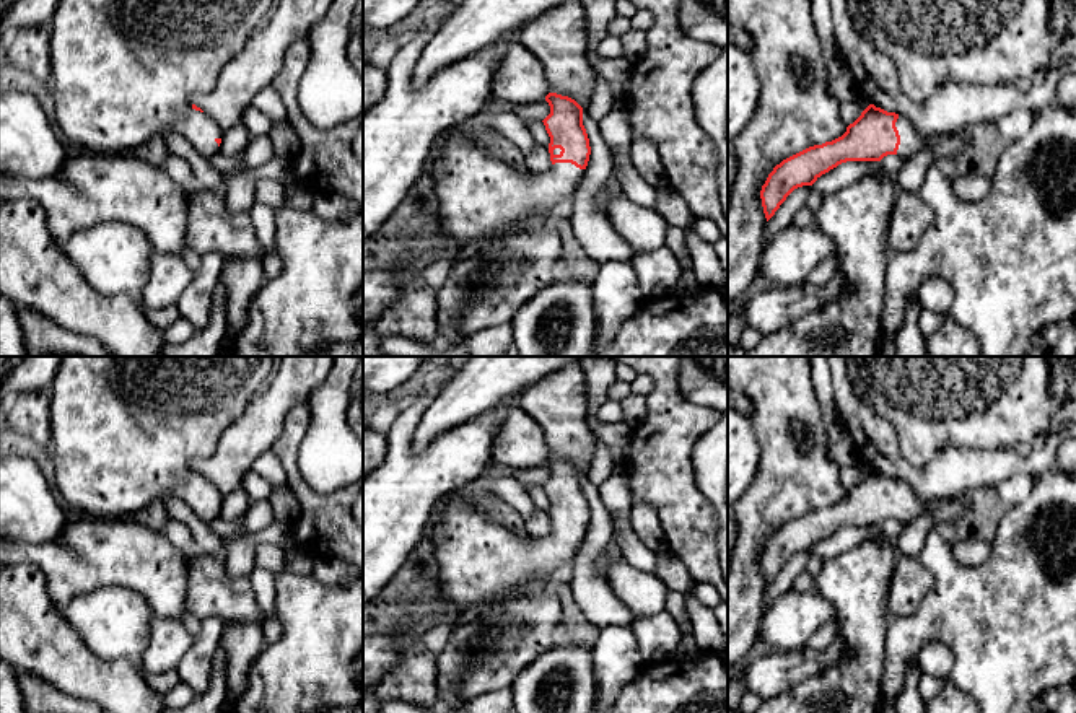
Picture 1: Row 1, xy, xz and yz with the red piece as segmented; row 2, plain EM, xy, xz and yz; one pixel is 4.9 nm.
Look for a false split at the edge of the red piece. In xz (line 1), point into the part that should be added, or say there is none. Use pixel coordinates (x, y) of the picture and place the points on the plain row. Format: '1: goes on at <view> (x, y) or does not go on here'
1: goes on at xz (479, 560)

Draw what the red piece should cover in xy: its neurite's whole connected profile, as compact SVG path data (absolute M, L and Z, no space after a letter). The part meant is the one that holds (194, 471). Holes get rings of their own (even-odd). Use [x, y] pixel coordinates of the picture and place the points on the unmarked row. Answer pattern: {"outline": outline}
{"outline": "M63 356L50 384L50 444L54 482L67 506L85 511L90 518L130 518L153 500L173 495L184 501L200 519L218 518L223 495L194 469L194 462L210 457L221 433L259 397L272 378L272 356Z"}

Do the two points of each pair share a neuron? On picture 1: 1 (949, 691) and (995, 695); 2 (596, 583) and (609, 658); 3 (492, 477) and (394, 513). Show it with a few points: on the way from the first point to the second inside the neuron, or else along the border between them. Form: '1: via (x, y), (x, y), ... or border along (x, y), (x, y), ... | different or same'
1: border along (949, 679), (971, 695) | different
2: border along (632, 624), (606, 625), (603, 629) | different
3: border along (490, 459), (481, 476) | different

